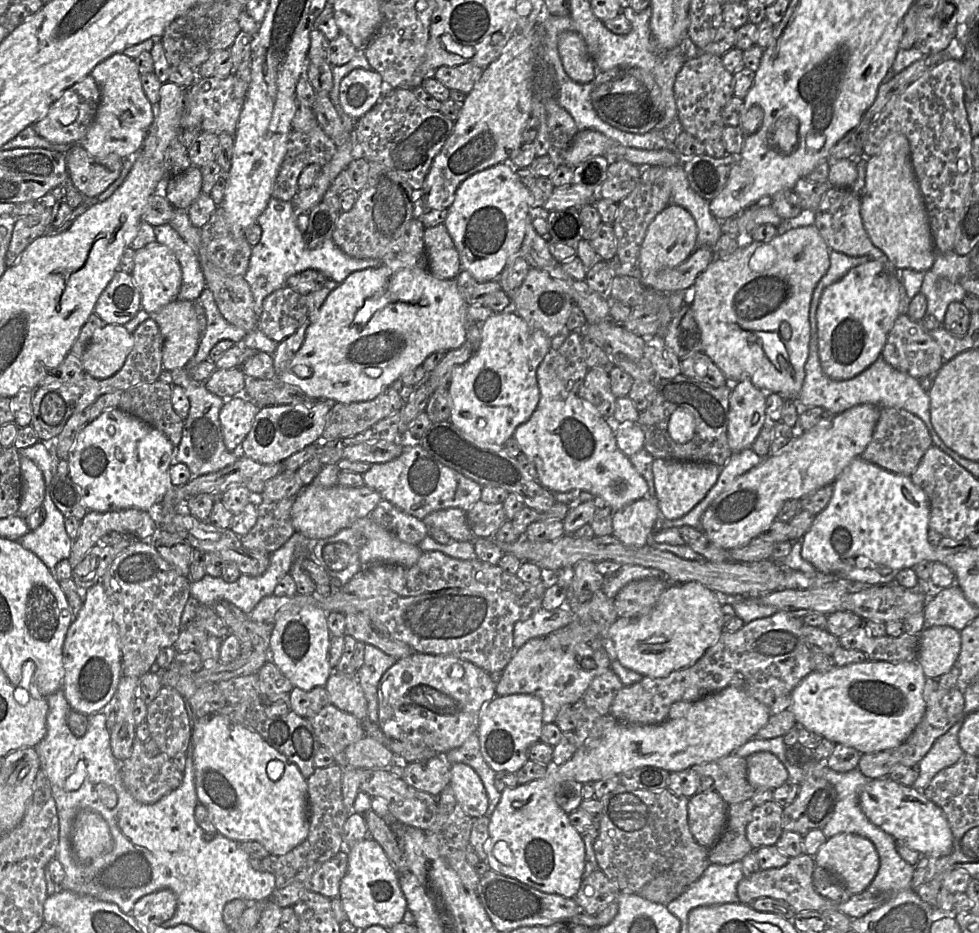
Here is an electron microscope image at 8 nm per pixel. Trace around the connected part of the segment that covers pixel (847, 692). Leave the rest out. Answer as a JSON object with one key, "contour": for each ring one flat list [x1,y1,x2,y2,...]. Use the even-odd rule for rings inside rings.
{"contour":[[865,661,835,666,827,672,812,671,793,690,787,710,794,714,798,726,835,744,853,747,861,754,884,751,902,744,922,720,926,712,926,679,922,667,916,661]]}

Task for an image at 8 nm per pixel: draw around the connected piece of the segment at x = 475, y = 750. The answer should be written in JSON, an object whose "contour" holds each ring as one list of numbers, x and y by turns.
{"contour":[[478,733,471,734,460,747,446,753,446,760,449,764,467,764,477,772,489,799,489,806,485,815,491,816,500,802,501,792,494,785,497,772,488,765,481,753]]}

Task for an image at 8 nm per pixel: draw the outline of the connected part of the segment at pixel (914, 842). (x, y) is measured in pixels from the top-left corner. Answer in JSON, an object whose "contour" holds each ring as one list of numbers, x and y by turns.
{"contour":[[885,777,870,780,861,790,859,800,861,809,873,824,922,856,936,858,951,853,953,835,946,815,922,791]]}

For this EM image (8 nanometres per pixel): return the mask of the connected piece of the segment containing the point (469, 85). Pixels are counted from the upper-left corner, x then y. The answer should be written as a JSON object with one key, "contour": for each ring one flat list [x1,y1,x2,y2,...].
{"contour":[[473,63,458,66,440,66,434,76,449,90,459,90,468,94,481,78,483,69]]}

